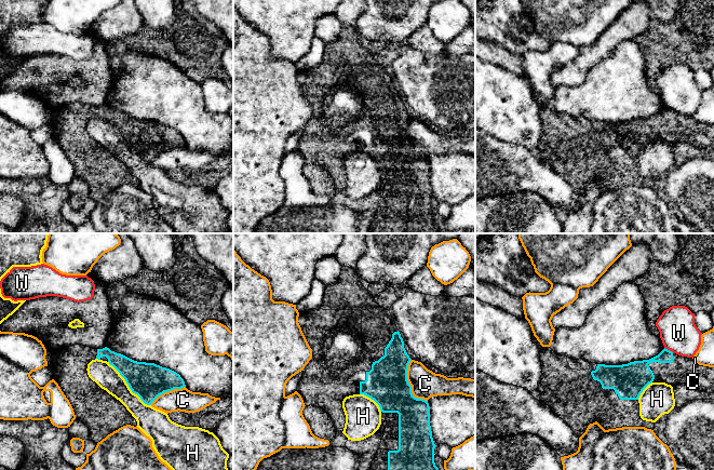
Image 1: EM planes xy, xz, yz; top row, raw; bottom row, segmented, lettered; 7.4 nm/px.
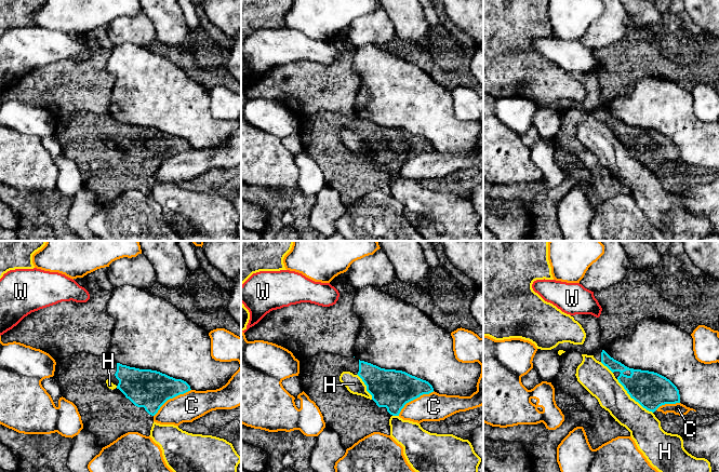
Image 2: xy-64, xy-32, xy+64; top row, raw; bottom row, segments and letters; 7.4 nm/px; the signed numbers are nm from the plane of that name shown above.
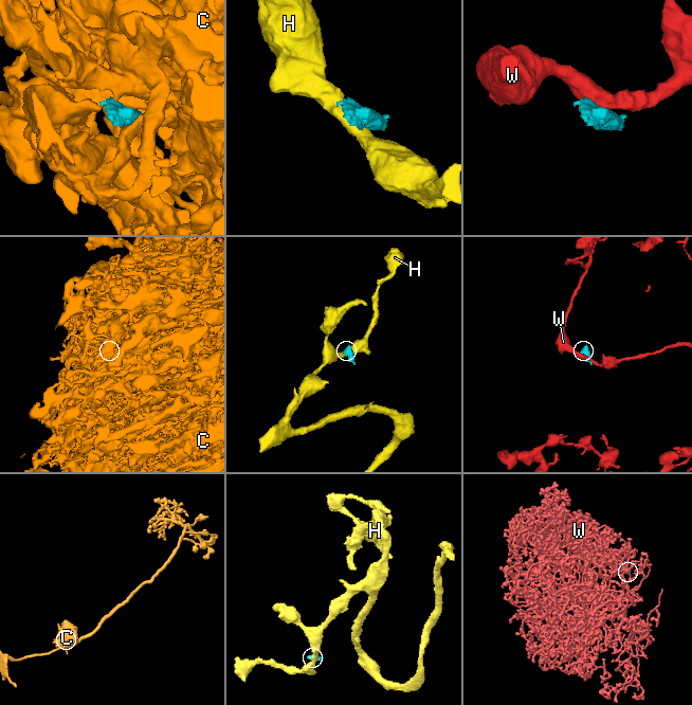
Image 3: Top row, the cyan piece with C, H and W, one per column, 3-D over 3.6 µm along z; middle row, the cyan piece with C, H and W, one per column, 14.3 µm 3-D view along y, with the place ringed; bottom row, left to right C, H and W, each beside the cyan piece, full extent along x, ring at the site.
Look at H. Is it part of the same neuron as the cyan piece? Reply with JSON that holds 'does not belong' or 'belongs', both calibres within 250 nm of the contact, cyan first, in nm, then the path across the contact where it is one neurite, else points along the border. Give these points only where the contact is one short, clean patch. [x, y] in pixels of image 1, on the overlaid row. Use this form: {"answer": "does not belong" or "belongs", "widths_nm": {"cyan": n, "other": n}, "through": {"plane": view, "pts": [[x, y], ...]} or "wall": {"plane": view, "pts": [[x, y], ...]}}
{"answer": "does not belong", "widths_nm": {"cyan": 280, "other": 180}}

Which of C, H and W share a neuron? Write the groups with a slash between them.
C / H / W

